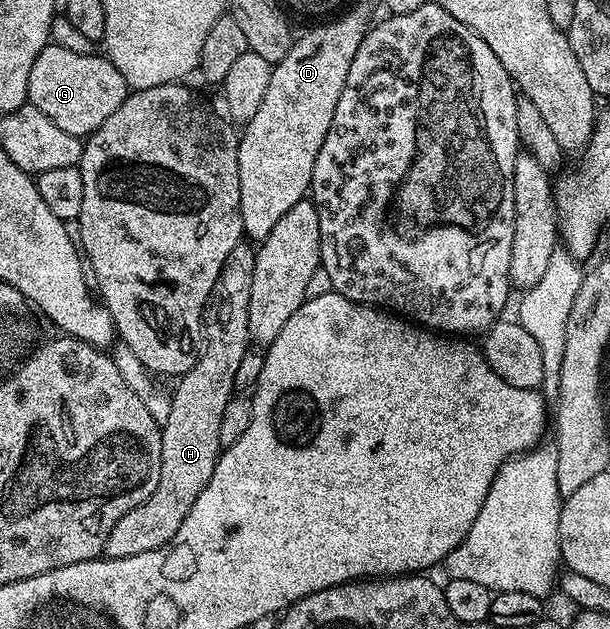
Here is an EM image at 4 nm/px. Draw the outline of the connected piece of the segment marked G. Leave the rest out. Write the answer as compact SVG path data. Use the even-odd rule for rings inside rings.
M48 45L37 53L37 61L33 61L33 69L29 69L29 89L27 103L41 109L53 125L65 129L65 133L86 137L92 135L117 109L121 109L121 101L125 101L129 88L125 77L117 73L110 58L96 53L72 53L70 49L61 49Z

